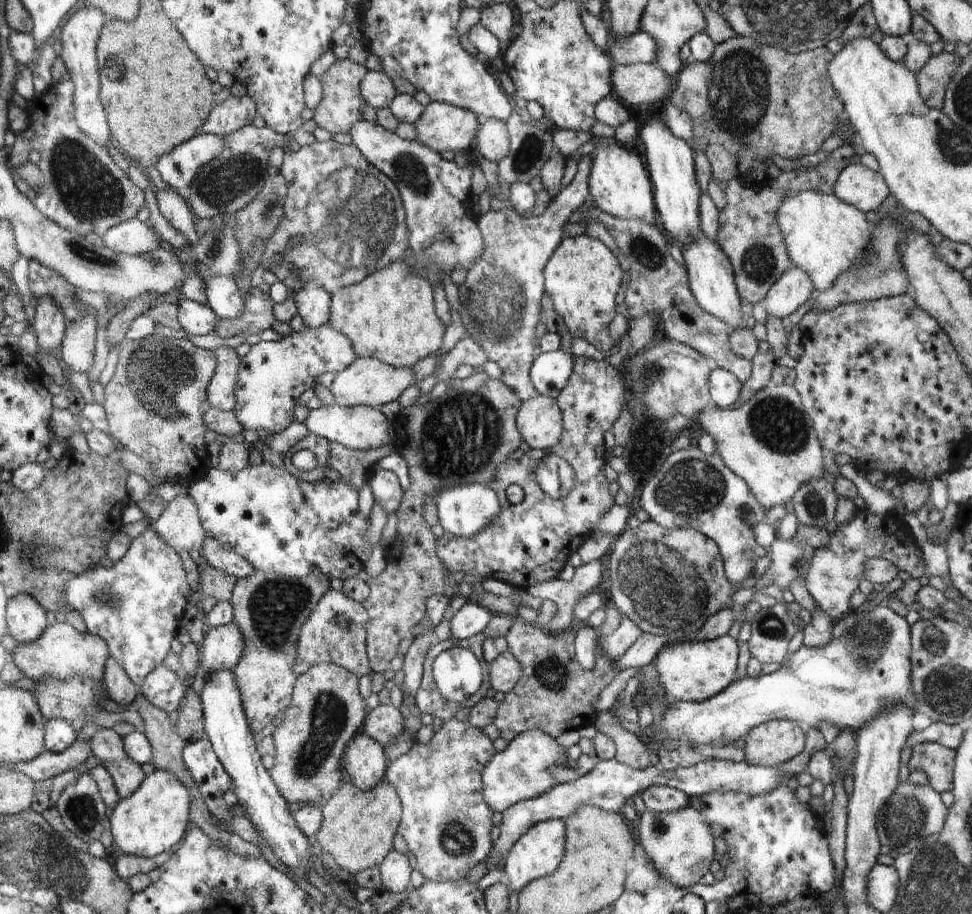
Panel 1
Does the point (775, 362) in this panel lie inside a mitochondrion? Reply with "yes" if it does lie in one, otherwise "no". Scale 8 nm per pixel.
no

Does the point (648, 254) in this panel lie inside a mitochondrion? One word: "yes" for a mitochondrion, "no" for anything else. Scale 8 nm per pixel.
yes

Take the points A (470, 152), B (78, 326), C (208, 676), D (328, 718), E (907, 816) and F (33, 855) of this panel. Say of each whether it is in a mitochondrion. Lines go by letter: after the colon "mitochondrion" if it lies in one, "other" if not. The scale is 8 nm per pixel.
A: other
B: other
C: other
D: mitochondrion
E: mitochondrion
F: mitochondrion

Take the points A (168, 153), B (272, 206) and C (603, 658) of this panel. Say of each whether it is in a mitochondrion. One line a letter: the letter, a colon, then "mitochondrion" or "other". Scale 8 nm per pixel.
A: other
B: mitochondrion
C: other

